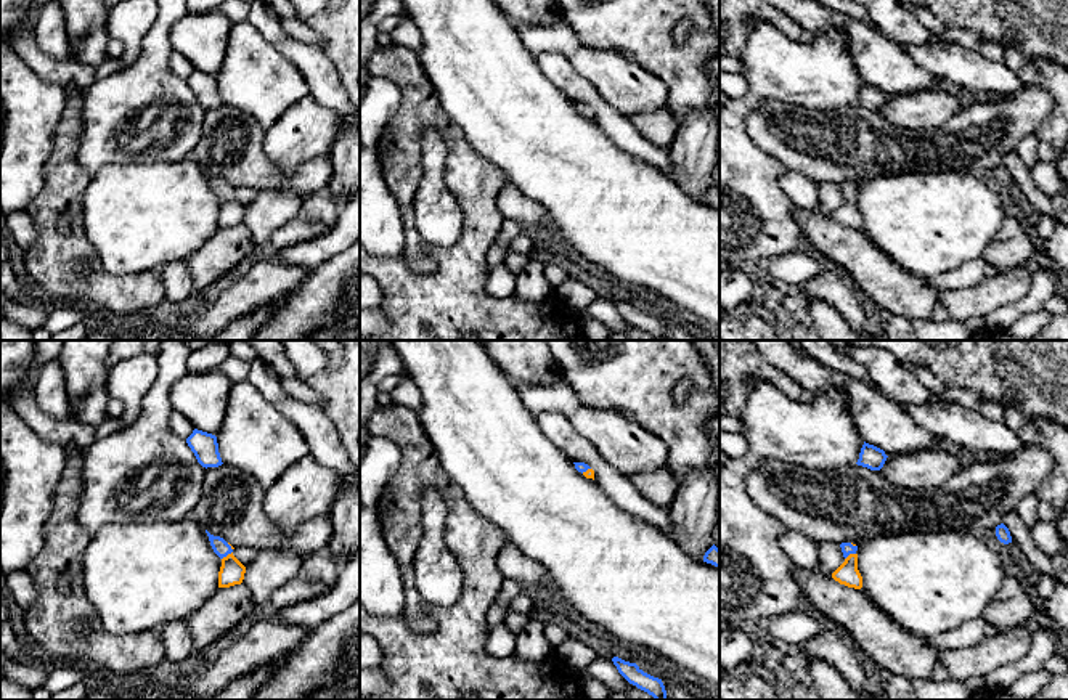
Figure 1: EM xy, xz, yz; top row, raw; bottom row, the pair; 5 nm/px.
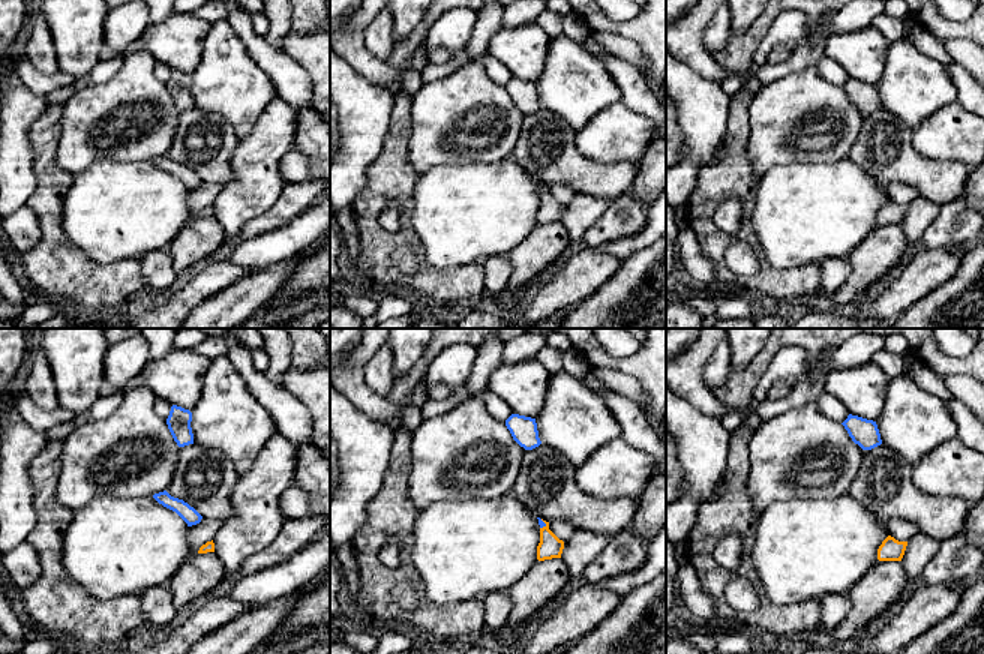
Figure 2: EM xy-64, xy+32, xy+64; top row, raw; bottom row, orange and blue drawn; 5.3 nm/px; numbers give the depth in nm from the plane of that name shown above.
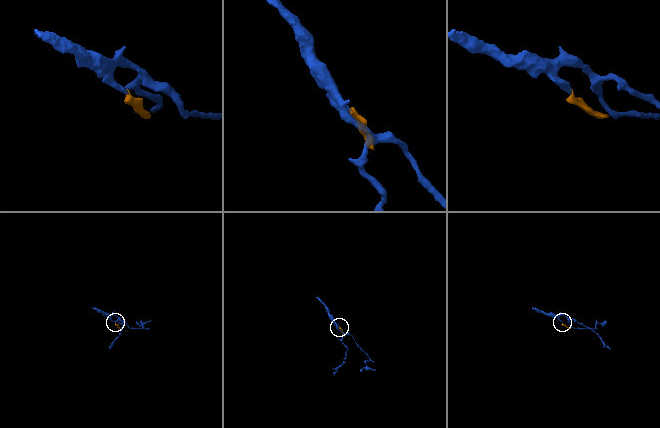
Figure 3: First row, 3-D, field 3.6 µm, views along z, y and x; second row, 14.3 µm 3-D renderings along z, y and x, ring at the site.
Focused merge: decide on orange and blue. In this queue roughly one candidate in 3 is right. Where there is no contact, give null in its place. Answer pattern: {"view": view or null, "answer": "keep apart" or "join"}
{"view": "xy", "answer": "join"}

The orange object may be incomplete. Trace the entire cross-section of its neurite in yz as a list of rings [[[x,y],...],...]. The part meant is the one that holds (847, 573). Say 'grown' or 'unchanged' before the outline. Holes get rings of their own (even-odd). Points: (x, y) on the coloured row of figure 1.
grown | [[[853,543],[840,544],[845,562],[832,573],[832,578],[848,588],[861,589],[862,576],[858,570],[858,546]]]

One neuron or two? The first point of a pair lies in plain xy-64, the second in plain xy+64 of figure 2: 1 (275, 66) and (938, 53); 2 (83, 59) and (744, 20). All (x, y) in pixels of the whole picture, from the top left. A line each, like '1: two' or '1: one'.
1: two
2: one

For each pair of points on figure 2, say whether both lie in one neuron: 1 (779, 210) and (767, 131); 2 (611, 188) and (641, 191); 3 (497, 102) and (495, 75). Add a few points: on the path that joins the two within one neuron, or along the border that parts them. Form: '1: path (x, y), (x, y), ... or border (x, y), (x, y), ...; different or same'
1: border (807, 162), (777, 164), (759, 177); different
2: border (639, 164), (629, 191); different
3: border (488, 54), (485, 72), (494, 81), (504, 86); different

